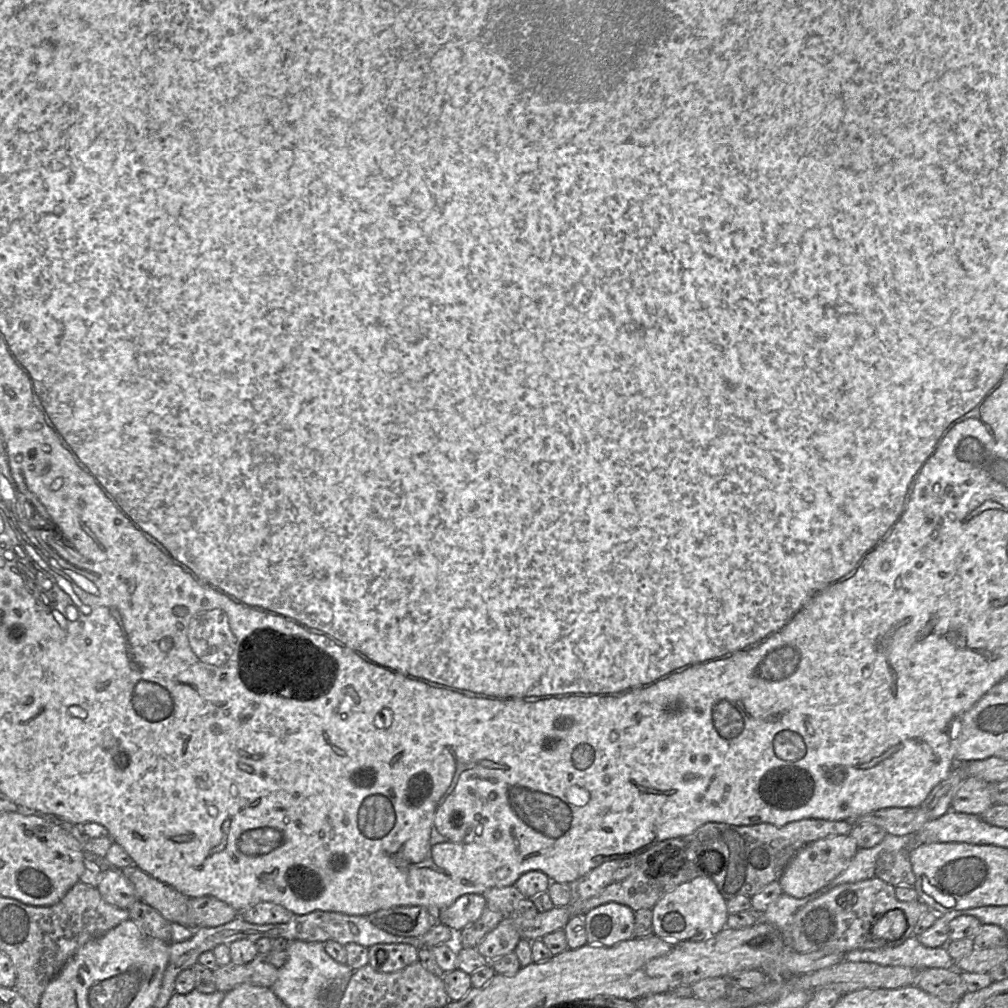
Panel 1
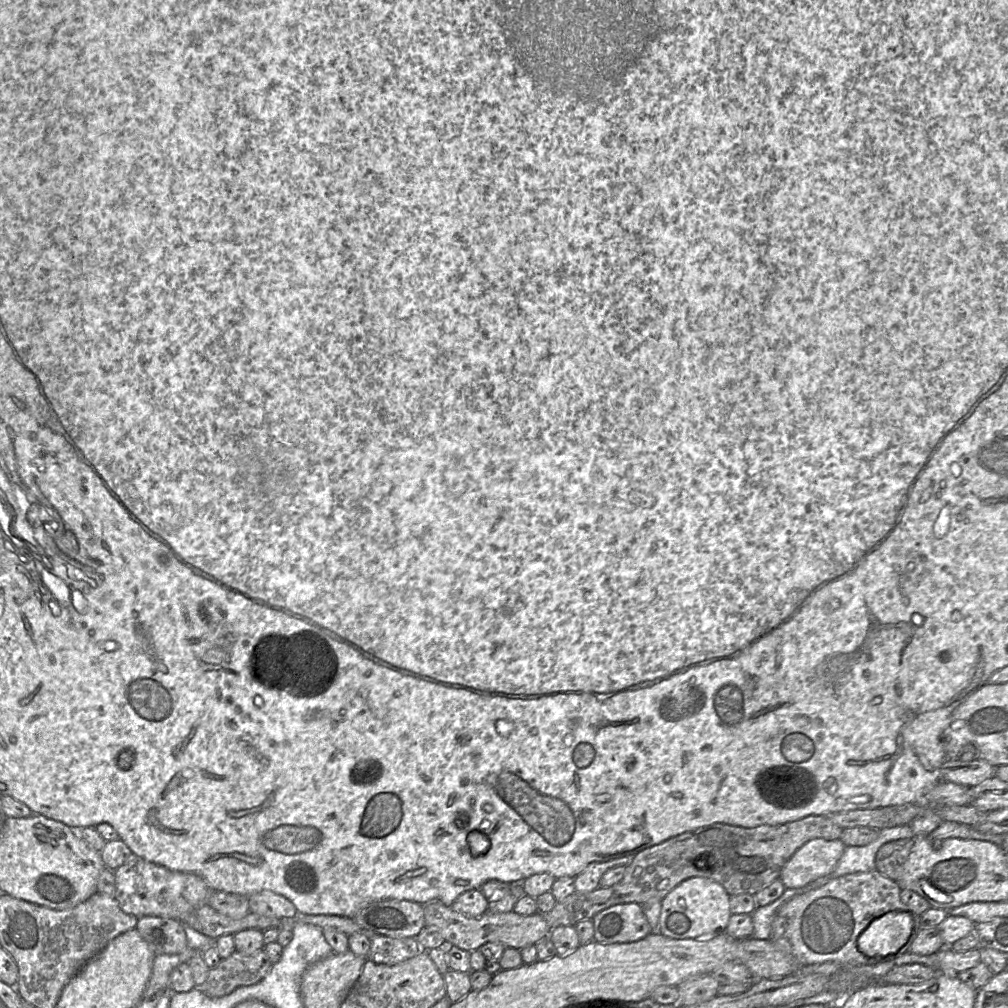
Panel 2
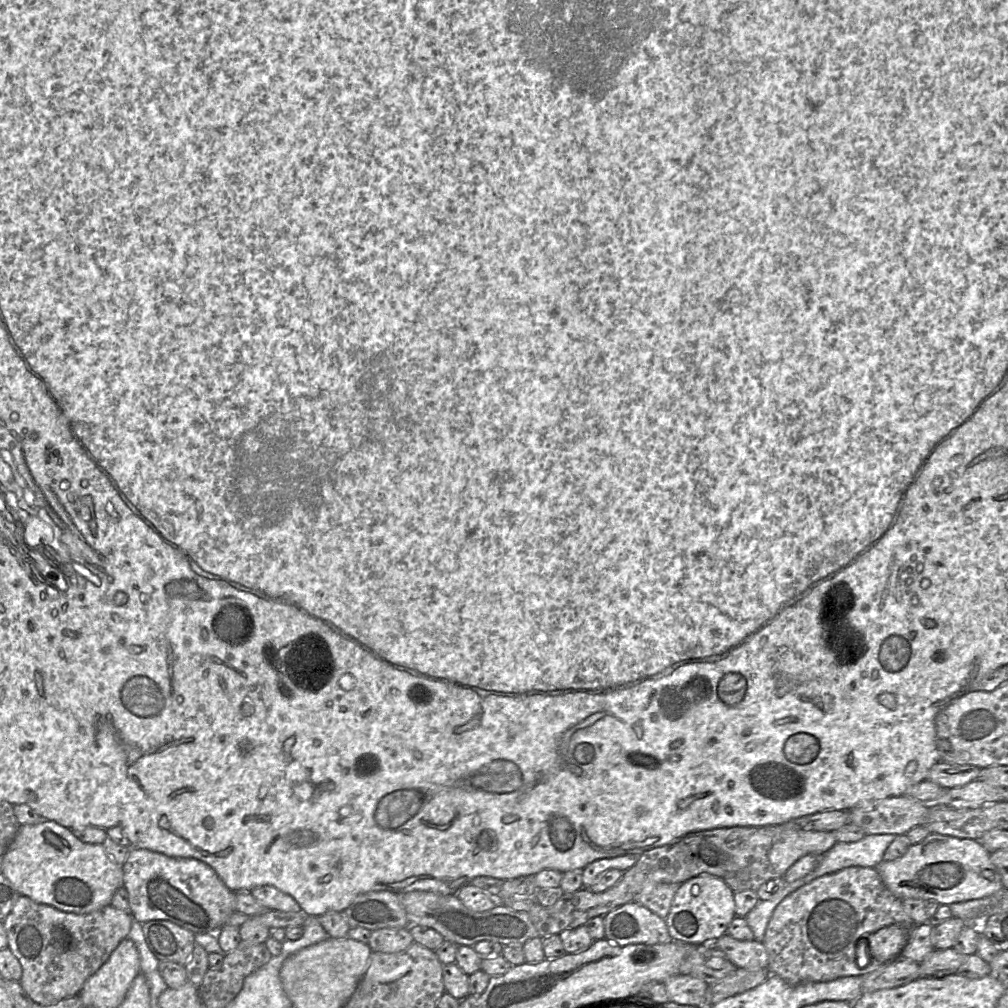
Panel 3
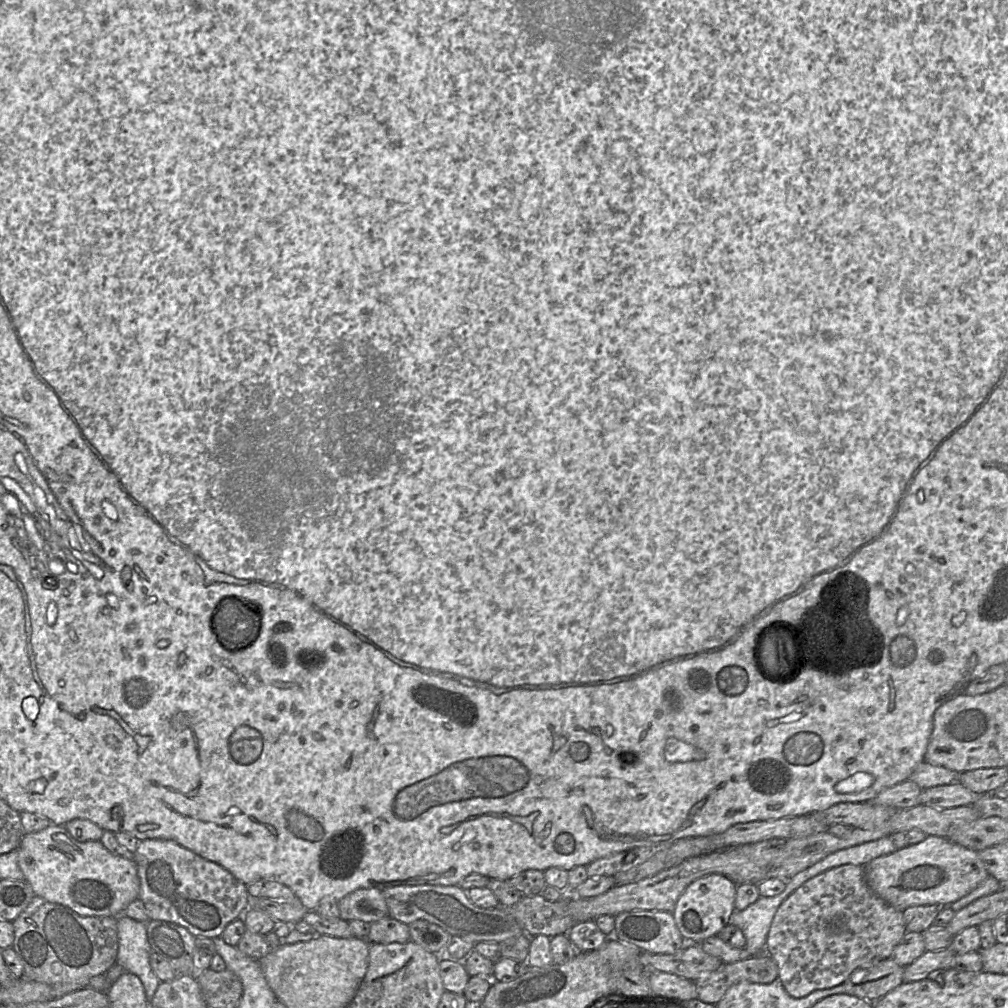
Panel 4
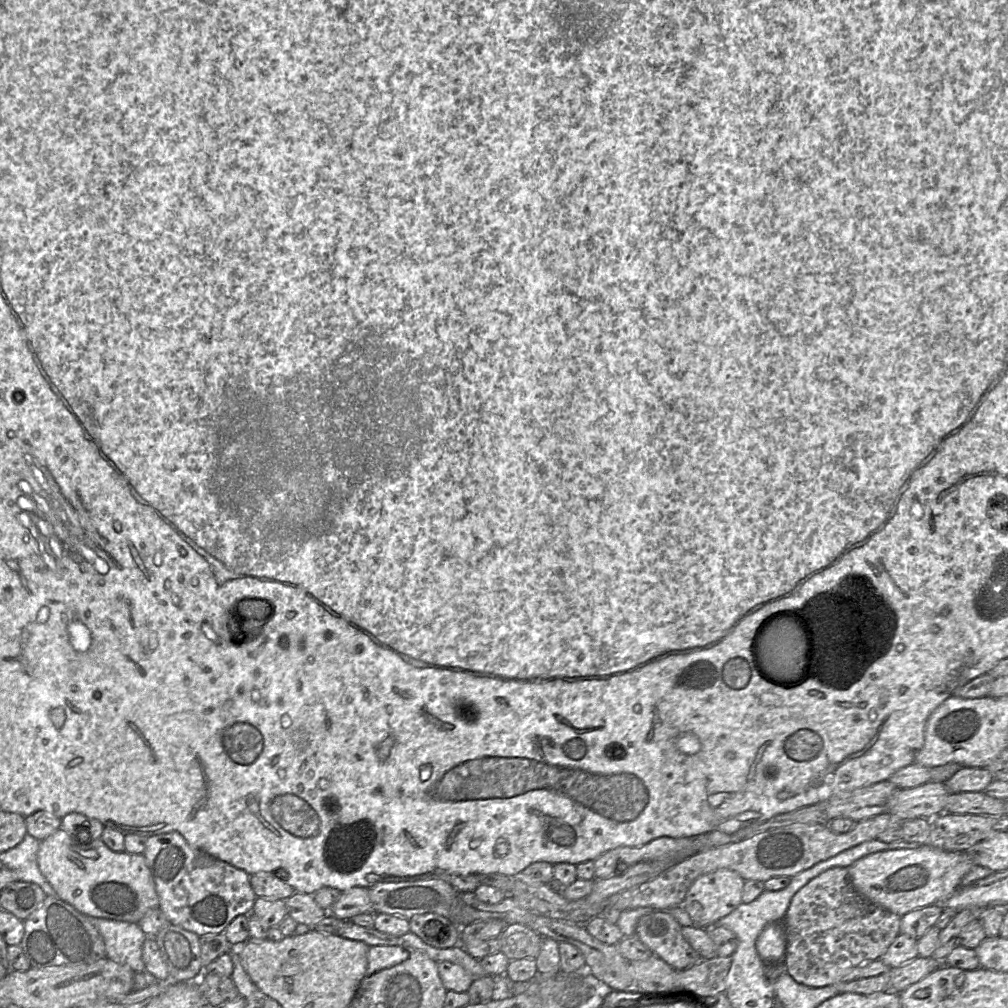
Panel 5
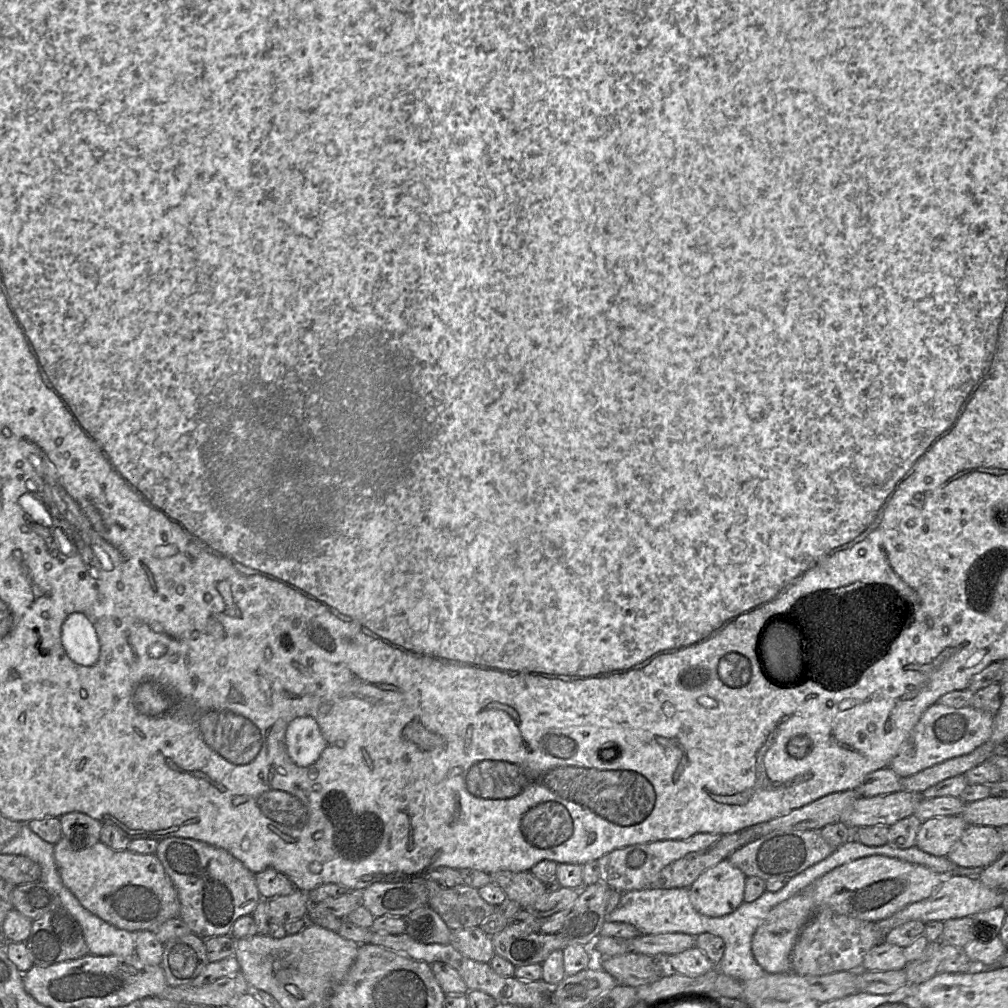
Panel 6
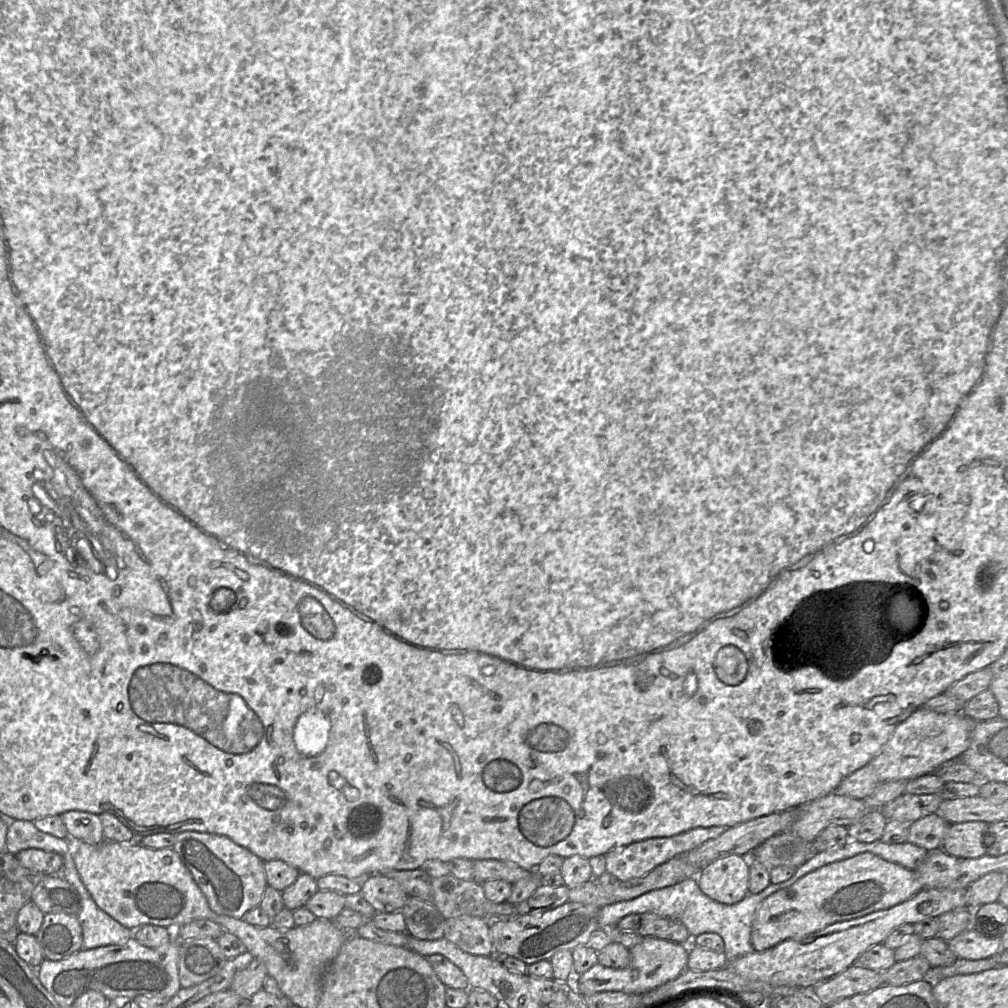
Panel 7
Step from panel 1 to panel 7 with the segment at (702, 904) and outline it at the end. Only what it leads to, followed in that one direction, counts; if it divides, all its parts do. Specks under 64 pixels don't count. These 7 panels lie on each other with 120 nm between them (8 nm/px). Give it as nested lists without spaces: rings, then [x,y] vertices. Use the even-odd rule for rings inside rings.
[[[729,855],[699,870],[697,882],[701,891],[712,900],[732,905],[749,893],[749,856]]]

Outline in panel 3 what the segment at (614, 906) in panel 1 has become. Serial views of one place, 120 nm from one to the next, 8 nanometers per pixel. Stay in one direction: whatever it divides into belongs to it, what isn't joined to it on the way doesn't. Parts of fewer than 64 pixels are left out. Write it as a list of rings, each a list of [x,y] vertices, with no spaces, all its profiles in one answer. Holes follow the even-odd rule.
[[[635,901],[607,913],[604,918],[605,938],[613,944],[664,944],[672,940],[665,919]]]

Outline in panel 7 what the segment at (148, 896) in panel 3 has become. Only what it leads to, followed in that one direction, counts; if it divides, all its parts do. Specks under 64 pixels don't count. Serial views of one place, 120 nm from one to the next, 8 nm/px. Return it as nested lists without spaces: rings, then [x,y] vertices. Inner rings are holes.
[[[196,831],[175,835],[172,849],[190,871],[216,914],[241,919],[247,911],[259,906],[267,887],[264,862],[248,849],[226,836]]]

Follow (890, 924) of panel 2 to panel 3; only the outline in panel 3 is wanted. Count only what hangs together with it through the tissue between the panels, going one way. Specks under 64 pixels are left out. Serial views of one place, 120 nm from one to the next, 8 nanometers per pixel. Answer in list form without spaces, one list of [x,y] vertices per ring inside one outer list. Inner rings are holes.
[[[892,924],[869,934],[865,939],[872,961],[888,964],[901,957],[909,931],[899,924]]]

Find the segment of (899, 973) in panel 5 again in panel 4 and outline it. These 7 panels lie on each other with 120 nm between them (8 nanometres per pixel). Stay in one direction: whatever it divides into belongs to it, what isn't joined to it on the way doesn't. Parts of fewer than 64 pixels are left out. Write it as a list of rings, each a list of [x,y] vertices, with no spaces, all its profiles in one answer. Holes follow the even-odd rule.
[[[951,949],[925,951],[912,964],[904,967],[904,982],[923,980],[935,973],[954,968],[956,953]]]

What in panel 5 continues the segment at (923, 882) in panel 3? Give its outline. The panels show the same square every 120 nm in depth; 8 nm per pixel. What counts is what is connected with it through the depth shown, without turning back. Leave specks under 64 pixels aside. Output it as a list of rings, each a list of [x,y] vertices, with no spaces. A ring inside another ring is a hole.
[[[927,844],[917,849],[883,850],[856,860],[848,867],[851,884],[868,901],[899,916],[915,909],[942,904],[974,866],[966,852],[943,851]]]

